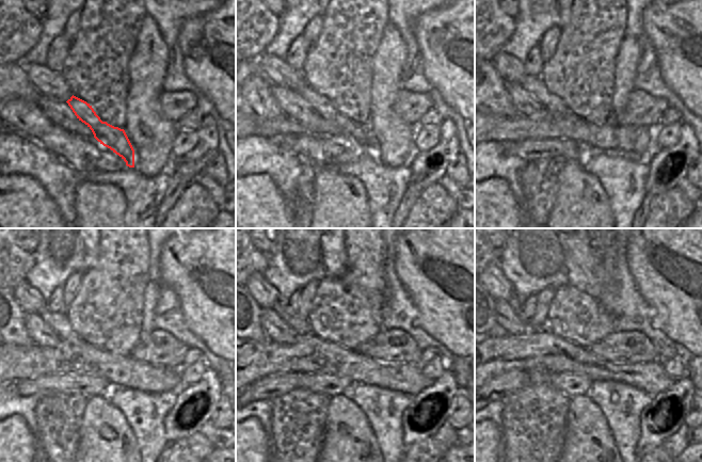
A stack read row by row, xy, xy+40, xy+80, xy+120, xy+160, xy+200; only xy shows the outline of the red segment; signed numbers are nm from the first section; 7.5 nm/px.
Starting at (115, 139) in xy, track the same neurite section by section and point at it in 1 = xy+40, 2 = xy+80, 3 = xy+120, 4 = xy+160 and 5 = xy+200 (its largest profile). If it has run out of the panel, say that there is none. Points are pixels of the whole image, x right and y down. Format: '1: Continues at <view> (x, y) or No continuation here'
1: Continues at xy+40 (320, 105)
2: Continues at xy+80 (533, 84)
3: Continues at xy+120 (58, 321)
4: Continues at xy+160 (301, 325)
5: Continues at xy+200 (513, 301).

